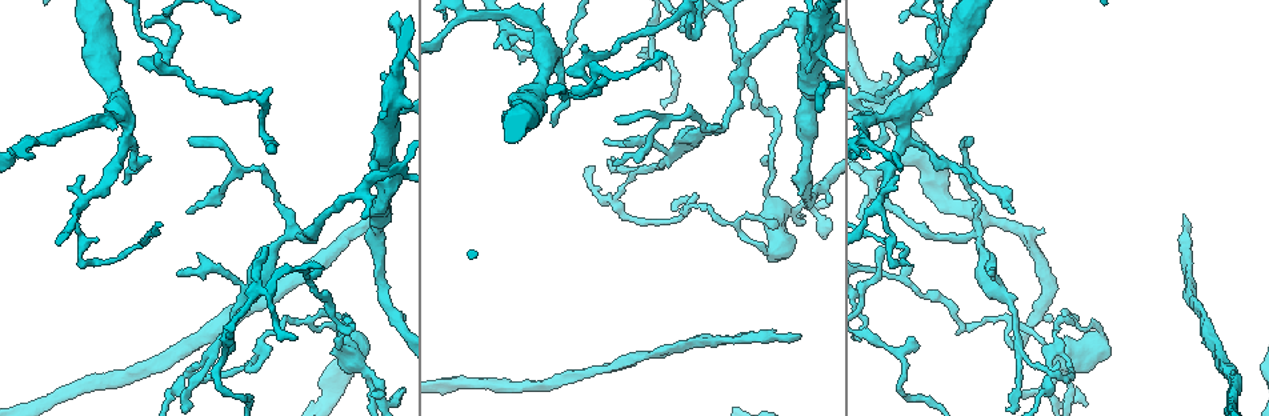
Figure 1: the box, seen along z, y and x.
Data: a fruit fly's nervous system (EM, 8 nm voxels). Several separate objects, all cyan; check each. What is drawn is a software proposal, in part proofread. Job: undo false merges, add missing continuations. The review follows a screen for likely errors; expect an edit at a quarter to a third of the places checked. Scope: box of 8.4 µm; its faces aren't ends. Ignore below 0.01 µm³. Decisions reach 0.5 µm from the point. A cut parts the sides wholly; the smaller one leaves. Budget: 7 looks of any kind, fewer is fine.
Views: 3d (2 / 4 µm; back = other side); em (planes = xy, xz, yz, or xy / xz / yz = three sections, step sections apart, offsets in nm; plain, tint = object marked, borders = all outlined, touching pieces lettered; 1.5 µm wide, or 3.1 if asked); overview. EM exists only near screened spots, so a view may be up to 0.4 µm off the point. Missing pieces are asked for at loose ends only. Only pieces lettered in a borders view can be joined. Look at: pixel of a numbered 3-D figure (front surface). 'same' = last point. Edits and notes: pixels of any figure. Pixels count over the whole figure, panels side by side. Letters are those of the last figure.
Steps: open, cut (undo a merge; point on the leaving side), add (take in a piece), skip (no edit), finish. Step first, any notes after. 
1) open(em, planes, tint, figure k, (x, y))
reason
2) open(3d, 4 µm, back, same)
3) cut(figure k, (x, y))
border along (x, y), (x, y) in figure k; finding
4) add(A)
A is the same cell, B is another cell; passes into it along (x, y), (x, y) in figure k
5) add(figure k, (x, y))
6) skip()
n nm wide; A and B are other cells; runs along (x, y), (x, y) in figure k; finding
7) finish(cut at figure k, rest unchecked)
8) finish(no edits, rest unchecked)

open(3d, 2 µm, figure 1, (375, 393))
tapers out

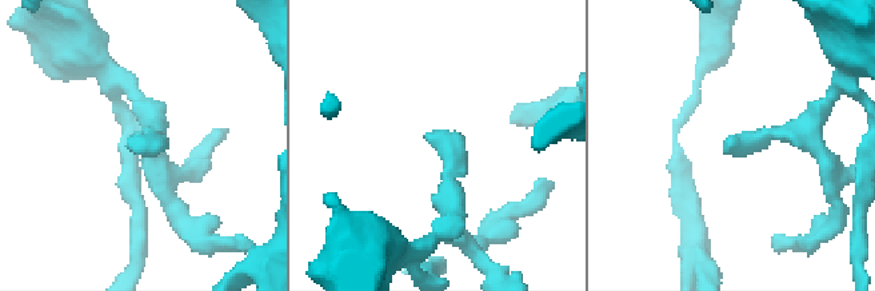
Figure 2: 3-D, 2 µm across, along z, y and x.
open(em, planes, borders, figure 2, (132, 143))

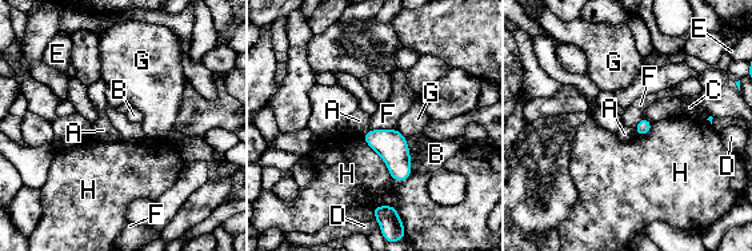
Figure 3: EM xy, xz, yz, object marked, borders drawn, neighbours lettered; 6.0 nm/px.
skip()
90 nm wide; A, B, C, D, E, F, G and H are other cells; border along (371, 208), (392, 204), (404, 226) in figure 3; no lettered piece goes on from it

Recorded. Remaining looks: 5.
open(3d, 2 µm, figure 1, (287, 236))
three arms meet

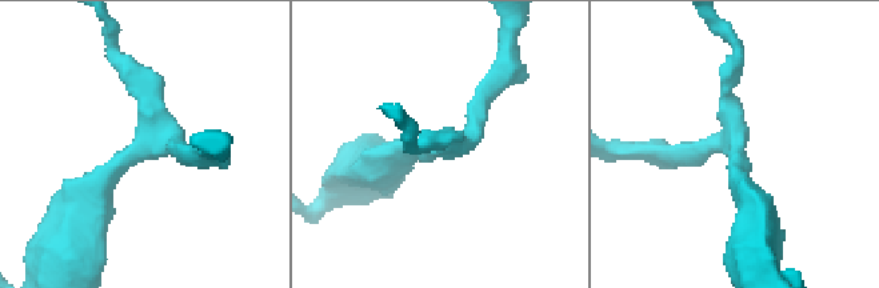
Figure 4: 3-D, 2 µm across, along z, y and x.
open(em, planes, tint, figure 4, (147, 146))

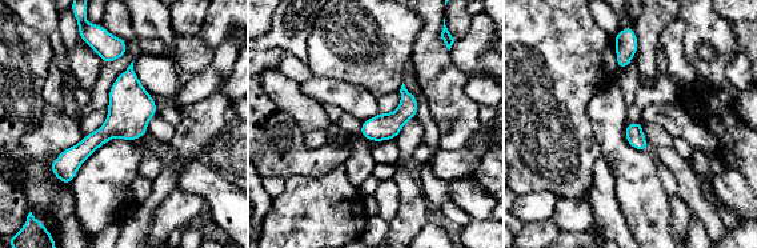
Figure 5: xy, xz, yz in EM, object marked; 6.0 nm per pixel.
open(em, planes, borders, same)

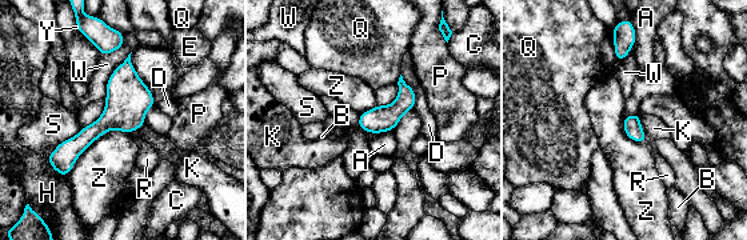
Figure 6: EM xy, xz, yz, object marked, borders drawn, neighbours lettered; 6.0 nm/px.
skip()
110 nm wide; A, B, C, D, E, H, K, P, Q, R, S, W, Y and Z are other cells; continuous, no second neuron

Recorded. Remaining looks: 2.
open(em, planes, borders, figure 1, (592, 93))
three-way junction

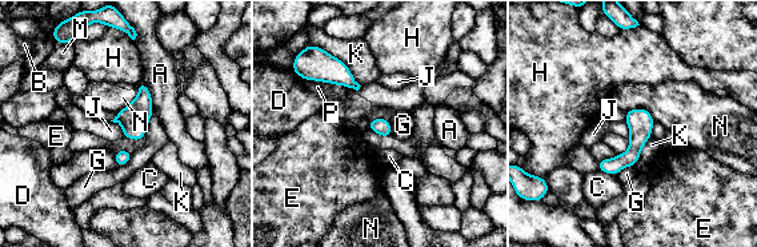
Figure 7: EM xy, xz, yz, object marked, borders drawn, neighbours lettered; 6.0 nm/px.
skip()
A, B, C, D, E, G, H, J, K, M, N and P are other cells; border along (625, 110), (645, 108), (655, 120) in figure 7; one neuron here

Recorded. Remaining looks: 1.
finish(no edits, rest unchecked)

